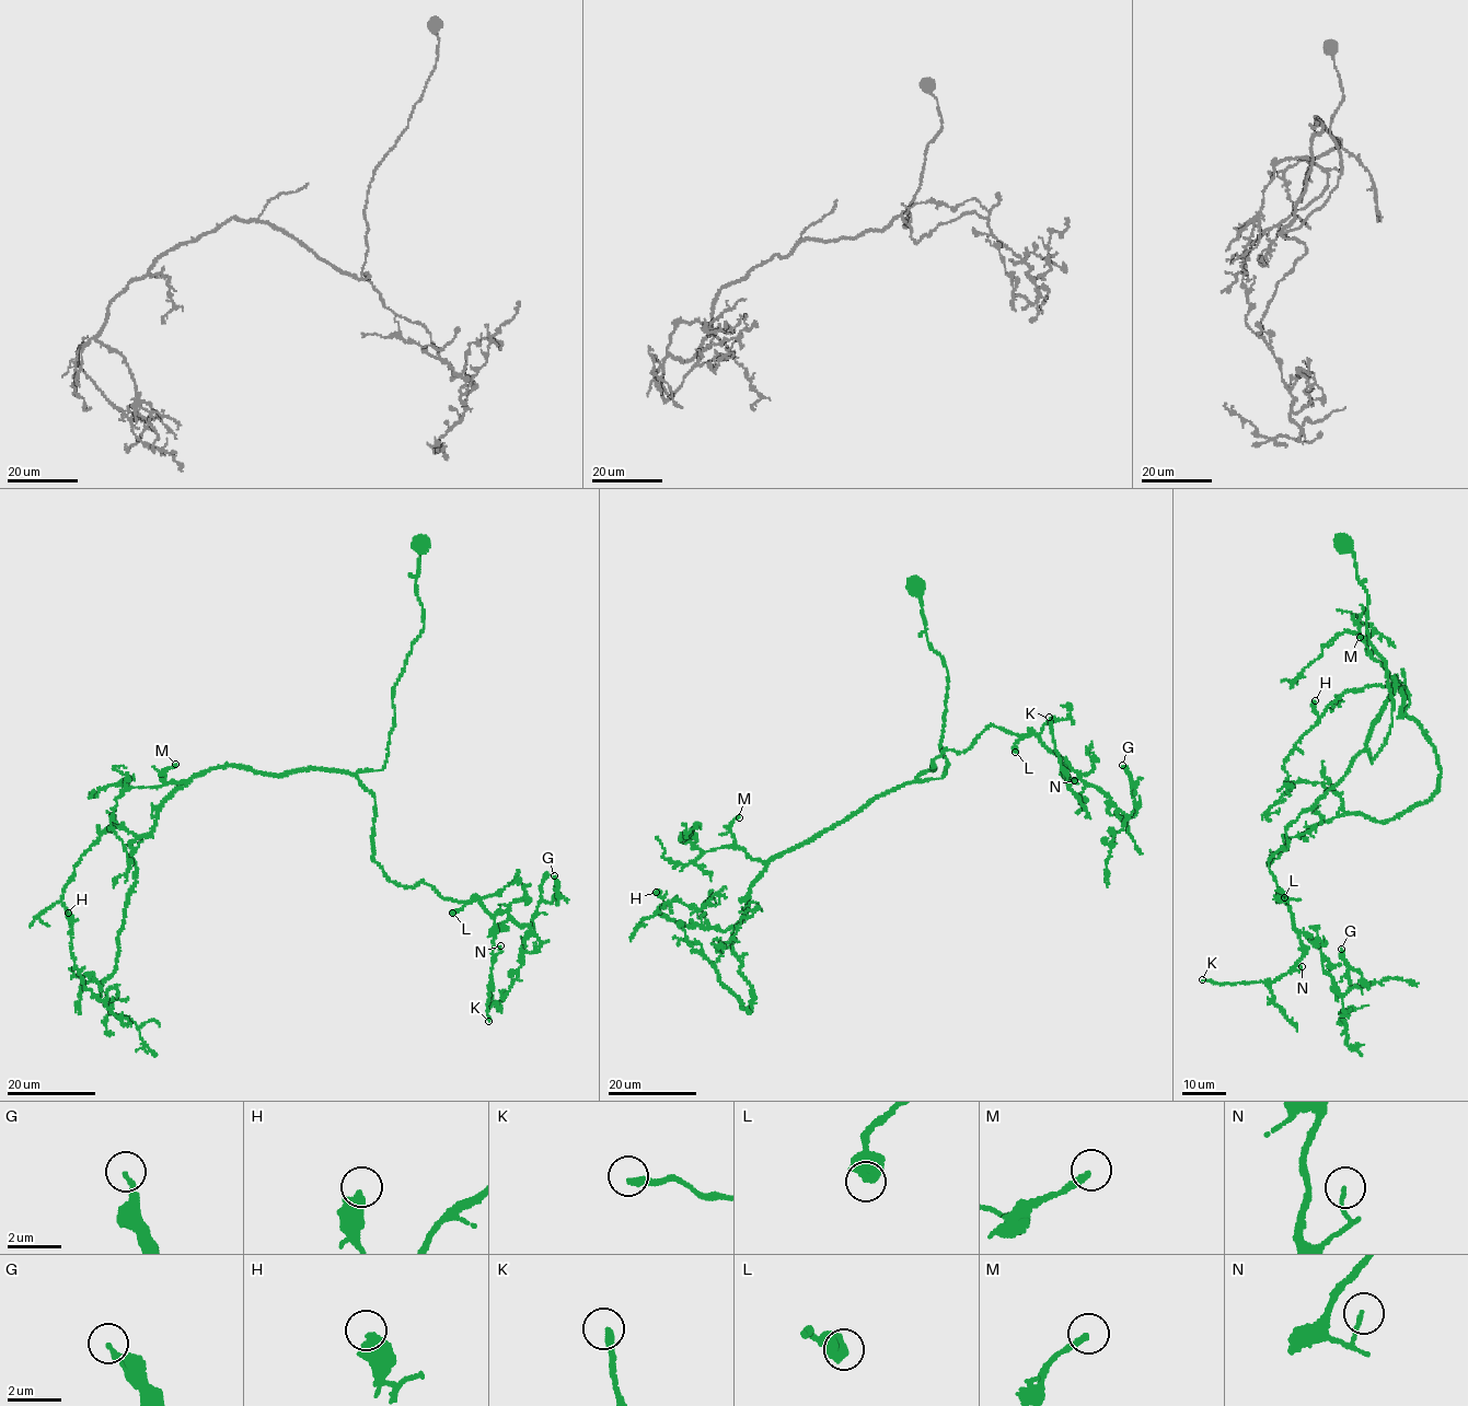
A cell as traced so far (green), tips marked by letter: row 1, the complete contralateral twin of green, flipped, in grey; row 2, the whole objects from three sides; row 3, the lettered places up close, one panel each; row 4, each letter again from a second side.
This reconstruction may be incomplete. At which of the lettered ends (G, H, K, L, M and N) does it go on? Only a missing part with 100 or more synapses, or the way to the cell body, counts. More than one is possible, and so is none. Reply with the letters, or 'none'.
none

